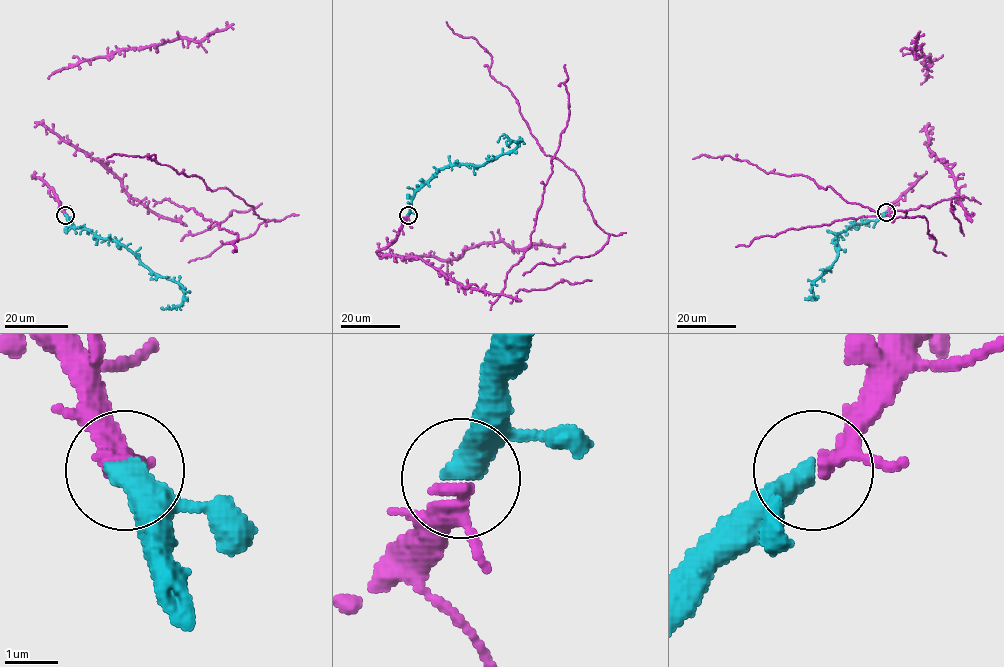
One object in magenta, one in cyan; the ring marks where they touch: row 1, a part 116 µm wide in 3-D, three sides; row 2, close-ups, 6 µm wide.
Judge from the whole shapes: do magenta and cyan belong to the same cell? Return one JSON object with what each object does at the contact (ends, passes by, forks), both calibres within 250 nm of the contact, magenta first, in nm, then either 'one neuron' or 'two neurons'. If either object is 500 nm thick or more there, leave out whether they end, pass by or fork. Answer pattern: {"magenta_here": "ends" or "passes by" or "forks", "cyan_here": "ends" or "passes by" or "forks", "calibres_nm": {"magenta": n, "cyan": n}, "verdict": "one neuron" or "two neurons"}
{"calibres_nm": {"magenta": 280, "cyan": 500}, "verdict": "one neuron"}

